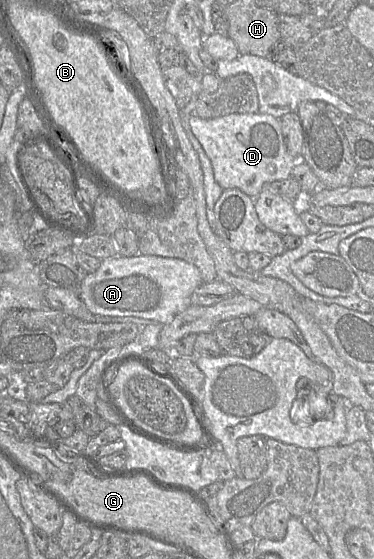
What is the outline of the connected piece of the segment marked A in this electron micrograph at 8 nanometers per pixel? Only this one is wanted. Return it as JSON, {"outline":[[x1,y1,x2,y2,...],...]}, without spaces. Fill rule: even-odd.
{"outline":[[119,255,102,259,99,268,85,276,79,298,95,316,136,317,164,325,192,305,191,296,203,283,199,269,182,259]]}

